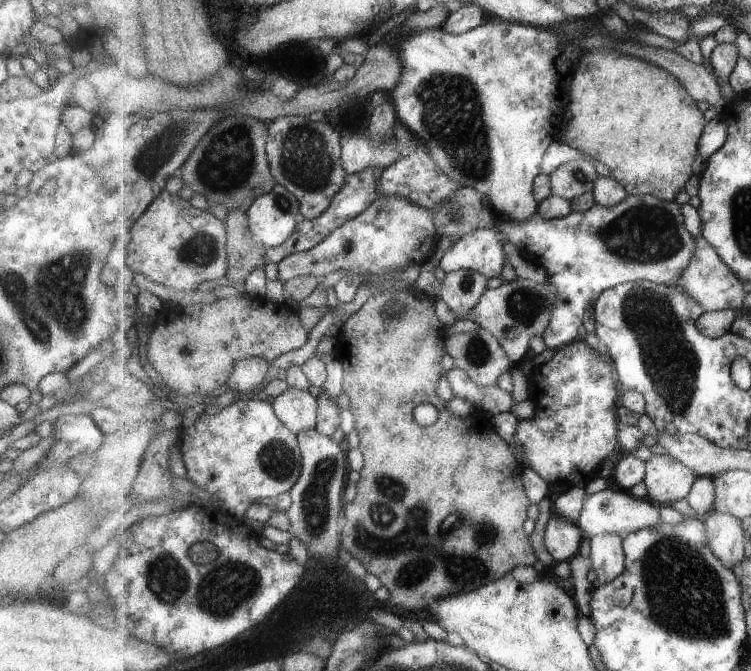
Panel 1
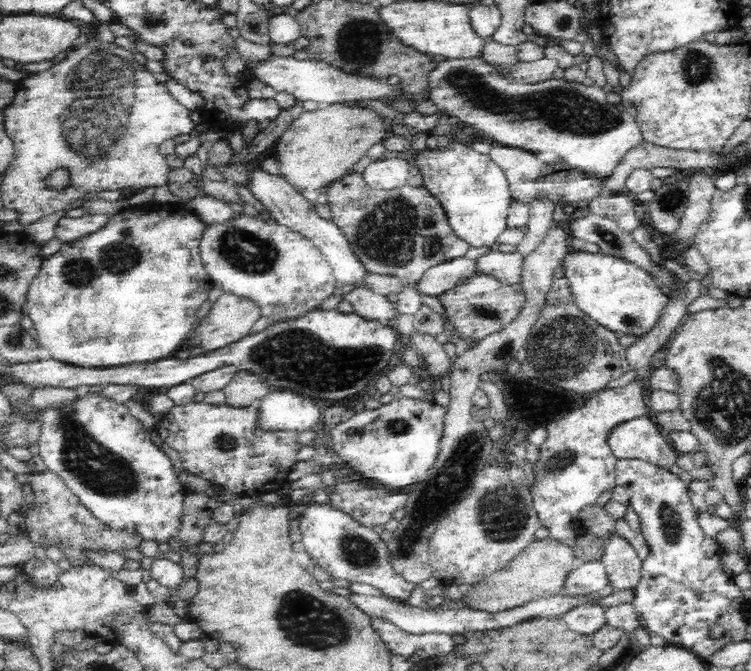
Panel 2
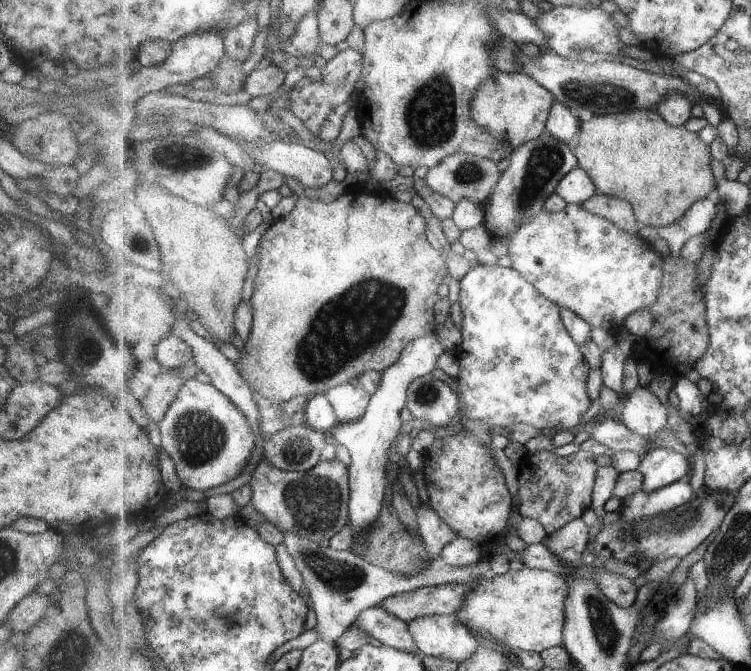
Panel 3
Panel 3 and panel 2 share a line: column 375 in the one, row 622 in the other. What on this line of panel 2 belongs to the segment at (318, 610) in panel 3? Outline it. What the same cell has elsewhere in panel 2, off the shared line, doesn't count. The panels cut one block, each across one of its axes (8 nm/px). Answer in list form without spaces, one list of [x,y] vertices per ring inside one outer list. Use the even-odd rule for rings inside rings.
[[[602,605],[577,606],[563,615],[562,619],[570,630],[587,637],[607,623]]]

